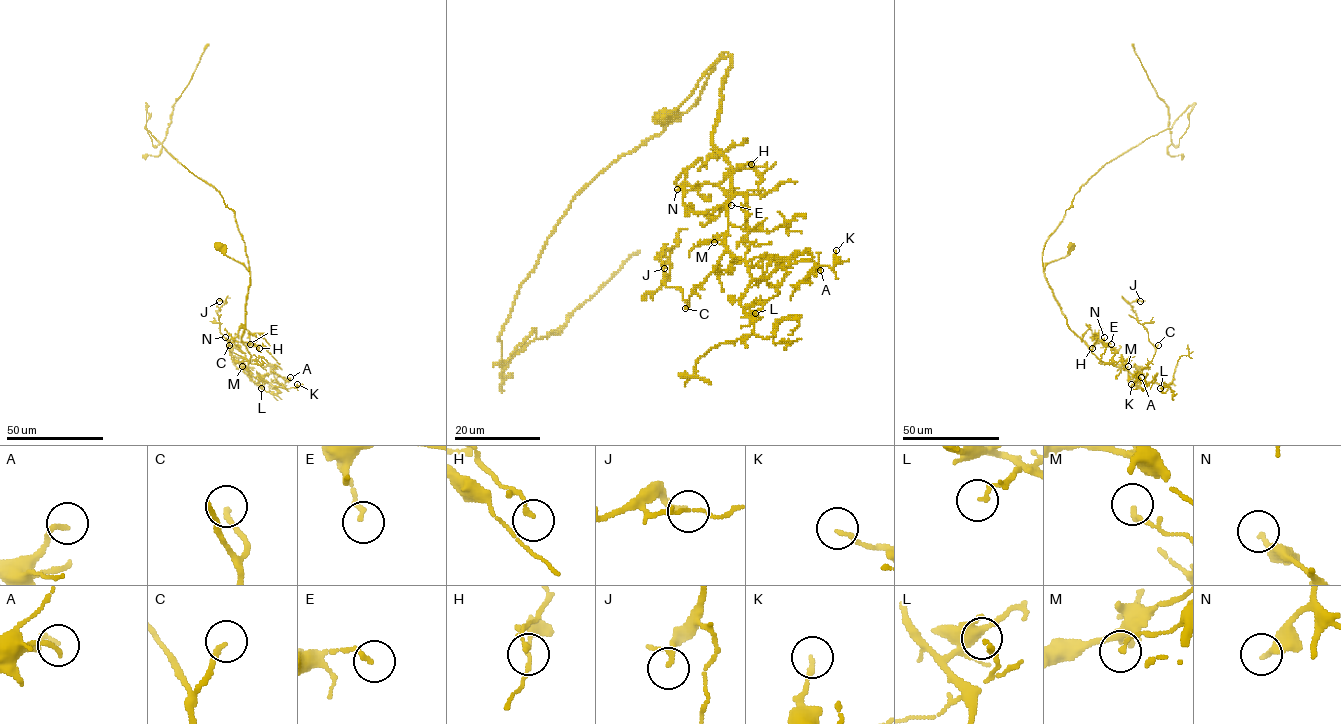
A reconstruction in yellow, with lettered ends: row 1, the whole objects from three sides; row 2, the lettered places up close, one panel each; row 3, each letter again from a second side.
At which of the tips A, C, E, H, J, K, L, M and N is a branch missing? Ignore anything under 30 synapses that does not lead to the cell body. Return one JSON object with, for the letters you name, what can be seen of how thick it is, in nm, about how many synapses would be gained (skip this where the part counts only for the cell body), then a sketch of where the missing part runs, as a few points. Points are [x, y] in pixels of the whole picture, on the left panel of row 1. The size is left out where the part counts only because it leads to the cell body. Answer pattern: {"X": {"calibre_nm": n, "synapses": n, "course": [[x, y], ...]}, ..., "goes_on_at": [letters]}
{"C": {"calibre_nm": 160, "synapses": 40, "course": [[229, 345], [231, 333], [238, 339]]}, "goes_on_at": ["C"]}

